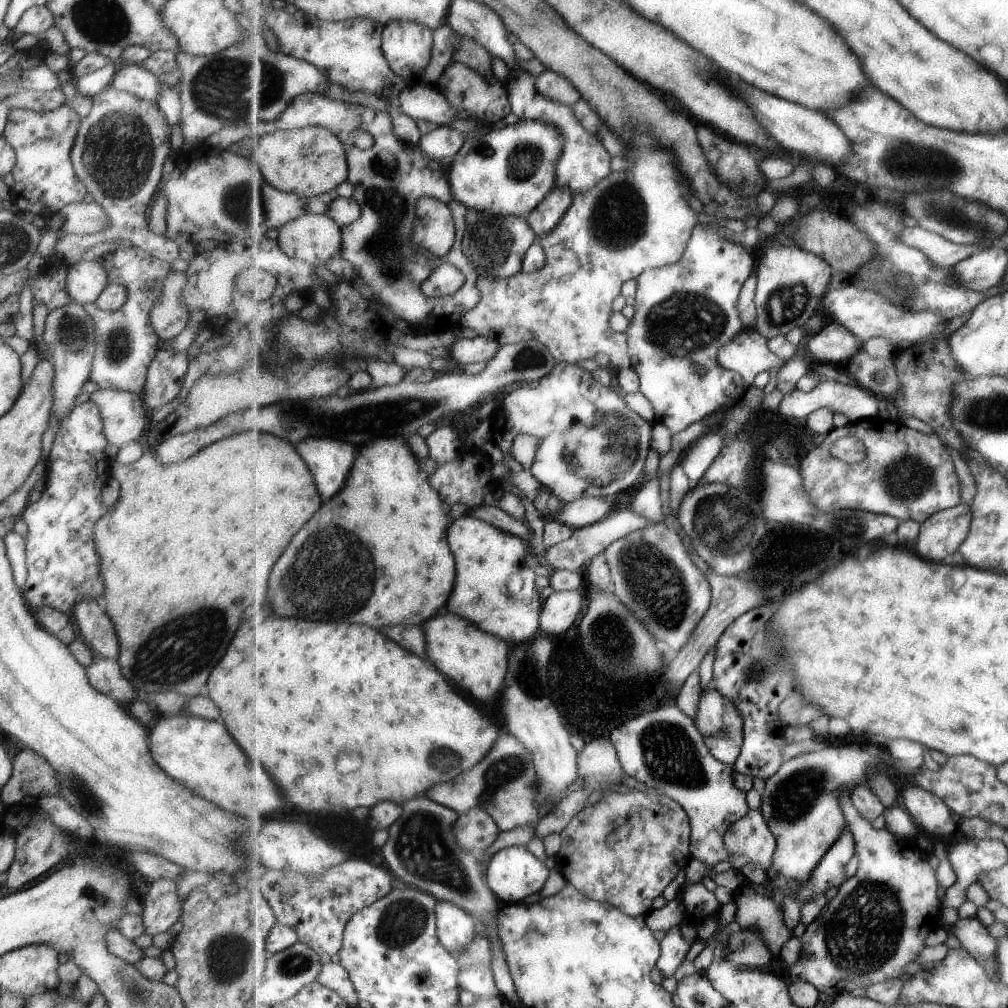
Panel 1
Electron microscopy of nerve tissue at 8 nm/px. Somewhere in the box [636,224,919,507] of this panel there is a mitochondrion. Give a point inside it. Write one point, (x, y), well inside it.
(685, 322)

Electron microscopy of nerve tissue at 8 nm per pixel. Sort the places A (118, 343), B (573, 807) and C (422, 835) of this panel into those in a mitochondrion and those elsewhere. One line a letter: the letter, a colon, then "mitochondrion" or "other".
A: mitochondrion
B: other
C: mitochondrion

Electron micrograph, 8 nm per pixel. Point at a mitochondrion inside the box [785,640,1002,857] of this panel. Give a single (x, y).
(960, 728)

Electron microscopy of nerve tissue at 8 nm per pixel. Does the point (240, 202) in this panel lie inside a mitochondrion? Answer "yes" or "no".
yes

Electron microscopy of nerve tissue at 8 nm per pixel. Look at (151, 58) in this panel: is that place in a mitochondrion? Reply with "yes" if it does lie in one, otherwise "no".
no

